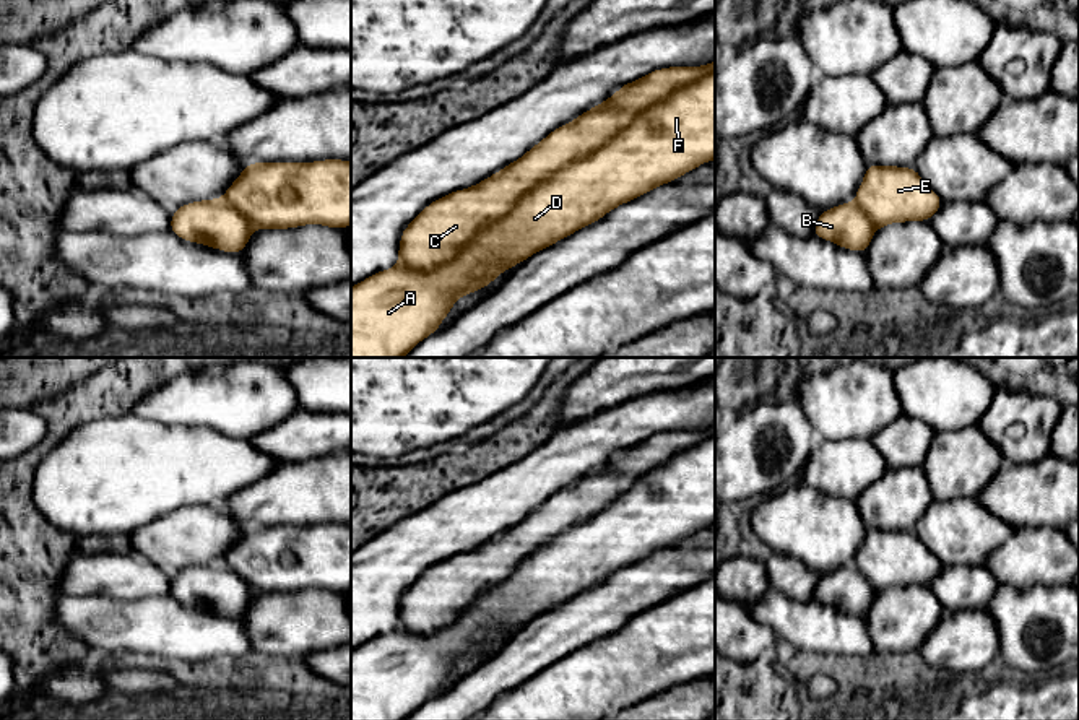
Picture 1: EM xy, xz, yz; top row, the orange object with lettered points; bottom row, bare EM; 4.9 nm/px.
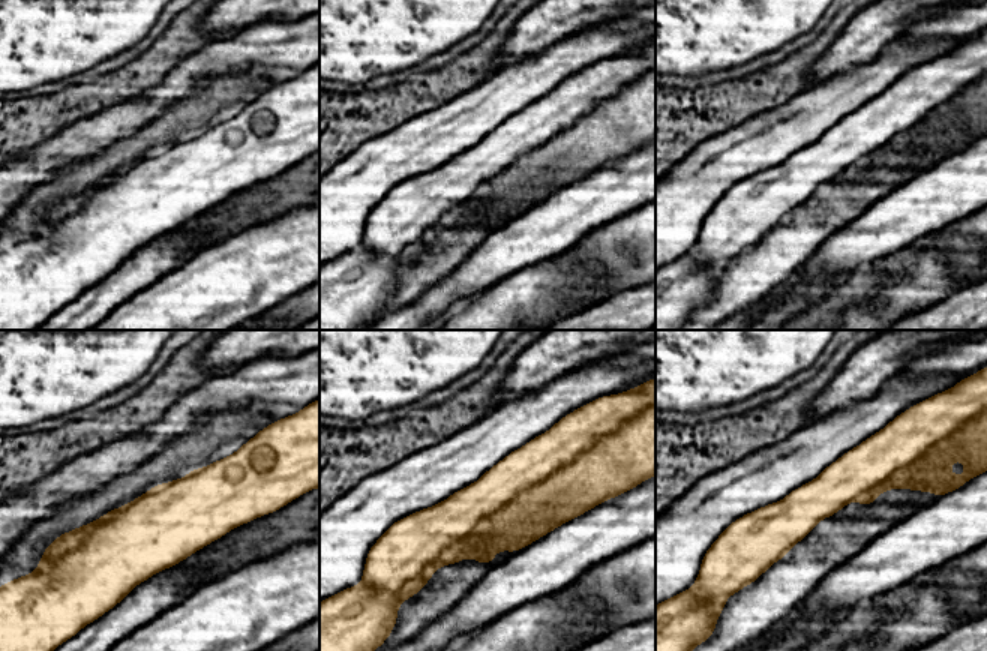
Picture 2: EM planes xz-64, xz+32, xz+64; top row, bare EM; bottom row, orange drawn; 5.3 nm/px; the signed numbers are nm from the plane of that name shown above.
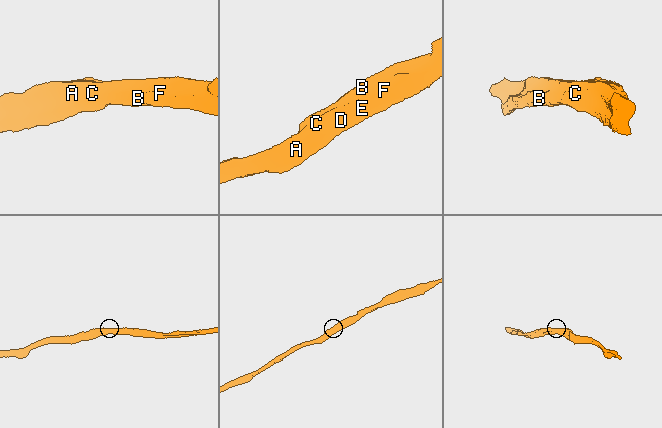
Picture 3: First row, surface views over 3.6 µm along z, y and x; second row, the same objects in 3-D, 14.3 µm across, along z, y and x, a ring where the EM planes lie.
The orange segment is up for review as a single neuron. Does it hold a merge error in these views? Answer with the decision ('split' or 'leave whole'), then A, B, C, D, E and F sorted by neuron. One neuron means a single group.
split; A D E F / B C

